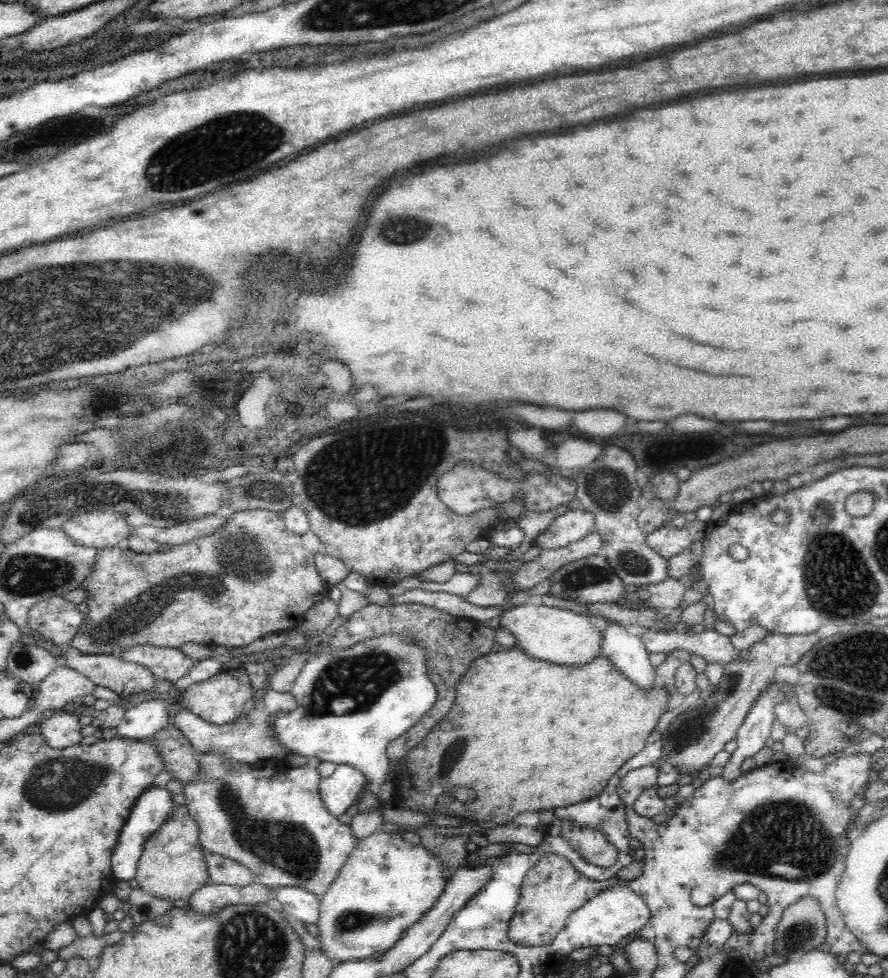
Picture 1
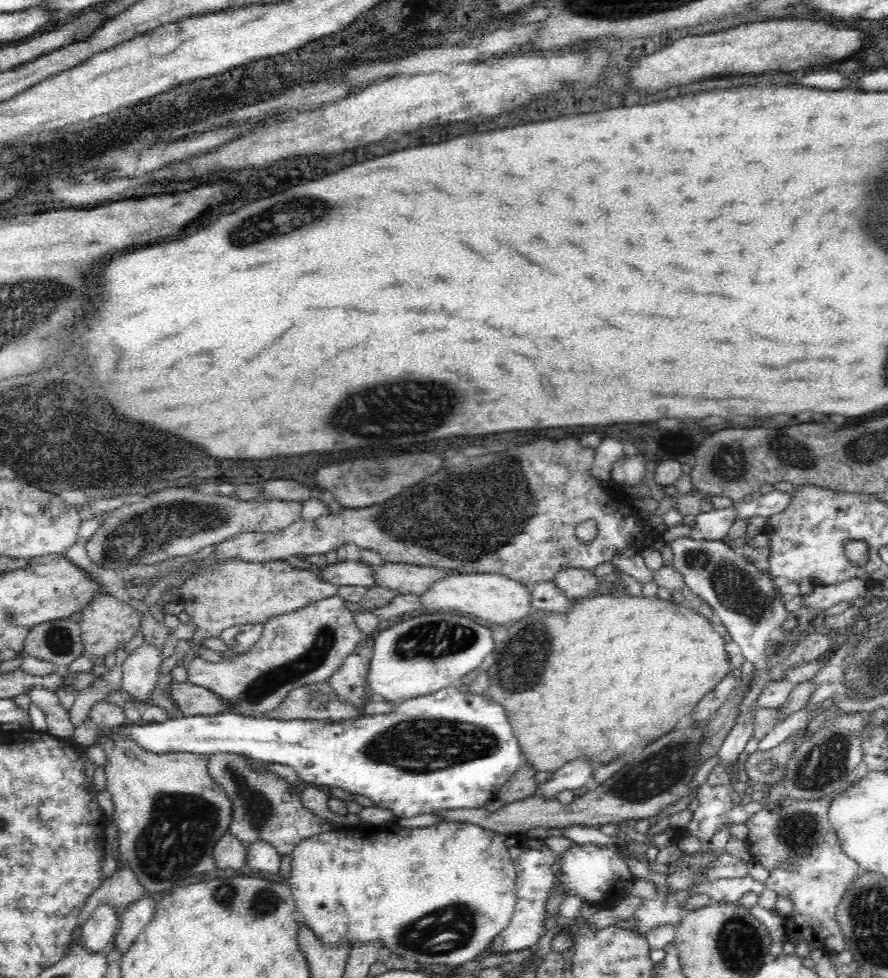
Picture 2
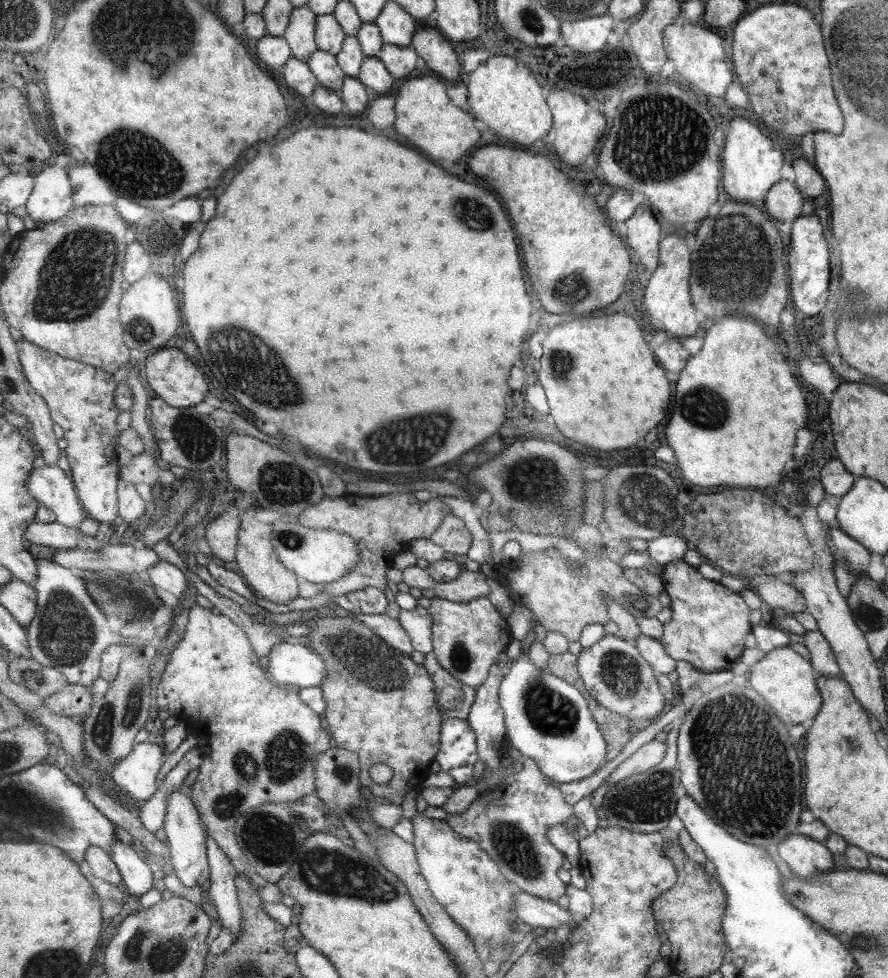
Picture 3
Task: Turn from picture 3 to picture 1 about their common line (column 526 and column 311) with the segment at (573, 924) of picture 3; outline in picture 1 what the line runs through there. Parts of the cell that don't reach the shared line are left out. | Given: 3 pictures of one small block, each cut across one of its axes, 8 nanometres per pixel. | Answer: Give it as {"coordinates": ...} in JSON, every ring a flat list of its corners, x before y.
{"coordinates":[[282,886,276,888,276,891,283,914,288,919,306,924,317,924,320,918,320,907,318,907,318,897,315,894,297,886]]}

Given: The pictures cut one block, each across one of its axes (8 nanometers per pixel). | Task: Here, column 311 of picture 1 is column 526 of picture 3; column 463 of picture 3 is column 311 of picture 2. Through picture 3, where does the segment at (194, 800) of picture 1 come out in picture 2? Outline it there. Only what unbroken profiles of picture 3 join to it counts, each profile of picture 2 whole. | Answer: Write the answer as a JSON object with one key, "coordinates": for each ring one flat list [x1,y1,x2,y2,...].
{"coordinates":[[212,754,208,770,226,791,234,806,234,819,228,824,228,833,236,835,242,843,268,841,281,855,291,855,303,838,333,830,330,823,309,811,300,799,301,791,286,780,270,773,267,768,254,767,257,763,244,754]]}

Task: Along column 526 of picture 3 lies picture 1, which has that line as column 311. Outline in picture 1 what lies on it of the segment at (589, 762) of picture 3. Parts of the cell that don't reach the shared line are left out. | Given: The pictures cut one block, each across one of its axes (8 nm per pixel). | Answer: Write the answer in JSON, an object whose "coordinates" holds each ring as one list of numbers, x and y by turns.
{"coordinates":[[380,635,377,638,366,639,365,642,354,645,348,649,339,649,331,653,322,653,319,656,309,658,302,672,298,674,292,690,290,690,292,696,297,700,296,705,284,710,286,713,277,711,274,714,272,731,274,731,274,737,285,748,285,752,288,755,305,756,316,763,334,762,337,765,348,765,359,770,364,775,367,790,372,792,377,800,381,800,382,804,385,805,392,803,396,794,394,784,388,779,388,774,390,774,388,770,390,770,391,762,387,757,388,745,396,740,396,738,402,736,402,734,405,734,412,726,415,726,421,720,422,716,431,709,437,697,435,683,431,681,431,677,428,675,428,654,431,652,428,651,428,648,424,647,423,643,420,643,420,640,412,639,412,636,408,635]]}

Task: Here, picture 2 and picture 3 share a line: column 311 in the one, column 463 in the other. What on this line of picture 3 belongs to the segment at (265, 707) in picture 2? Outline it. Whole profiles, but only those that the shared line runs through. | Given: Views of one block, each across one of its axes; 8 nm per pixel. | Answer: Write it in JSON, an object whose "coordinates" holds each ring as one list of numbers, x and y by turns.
{"coordinates":[[434,597,428,610,434,620,433,654,441,668,449,672,462,684,475,689,478,688,488,677,489,669,496,663,499,654,507,650,512,637,507,620,497,611,487,597,476,598,464,605]]}

